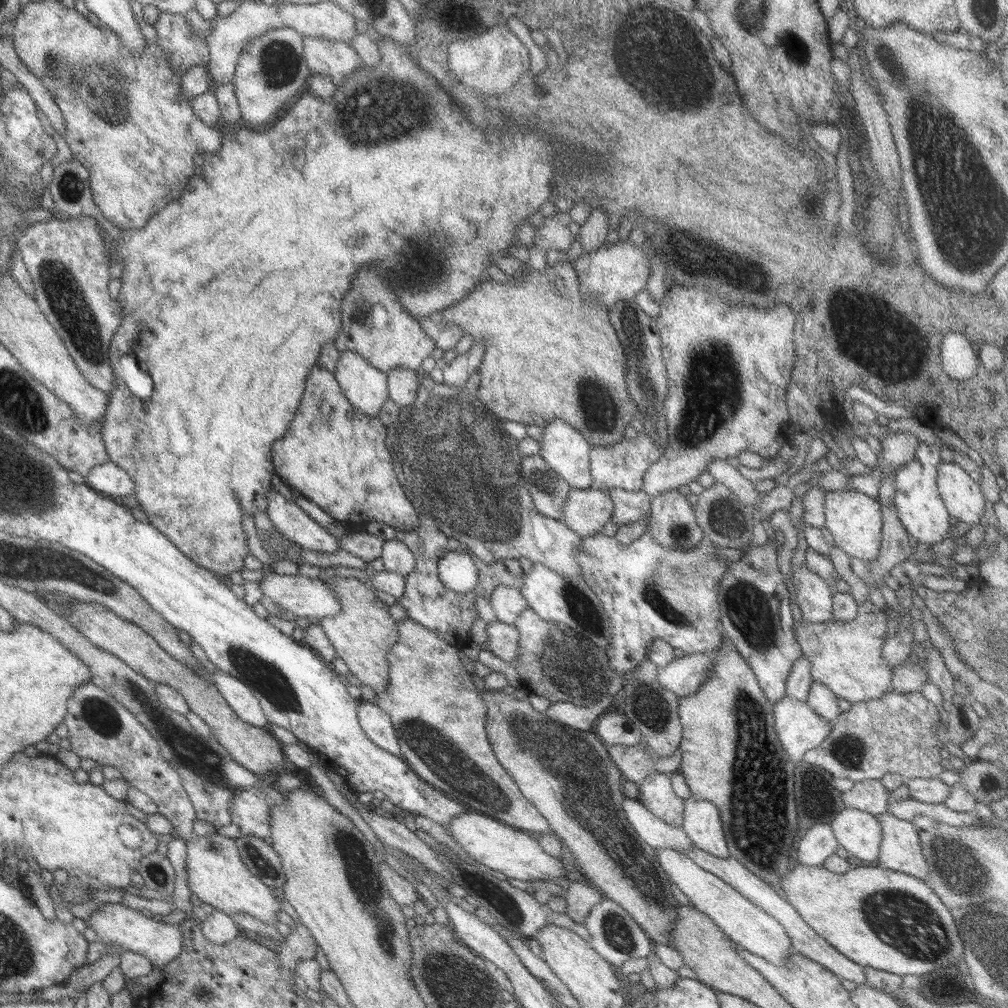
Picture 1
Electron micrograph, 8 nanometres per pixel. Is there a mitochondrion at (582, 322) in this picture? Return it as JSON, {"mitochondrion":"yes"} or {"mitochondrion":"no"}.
{"mitochondrion":"no"}

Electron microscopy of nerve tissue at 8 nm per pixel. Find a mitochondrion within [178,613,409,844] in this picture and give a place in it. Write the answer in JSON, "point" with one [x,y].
{"point":[269,681]}

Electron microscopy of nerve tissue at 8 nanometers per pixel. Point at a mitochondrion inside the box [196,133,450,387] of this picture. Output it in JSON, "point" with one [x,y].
{"point":[359,302]}

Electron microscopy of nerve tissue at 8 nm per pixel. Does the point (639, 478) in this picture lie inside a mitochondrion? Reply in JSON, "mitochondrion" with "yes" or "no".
{"mitochondrion":"no"}

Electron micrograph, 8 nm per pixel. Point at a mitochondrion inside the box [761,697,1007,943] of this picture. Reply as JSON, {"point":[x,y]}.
{"point":[953,861]}

